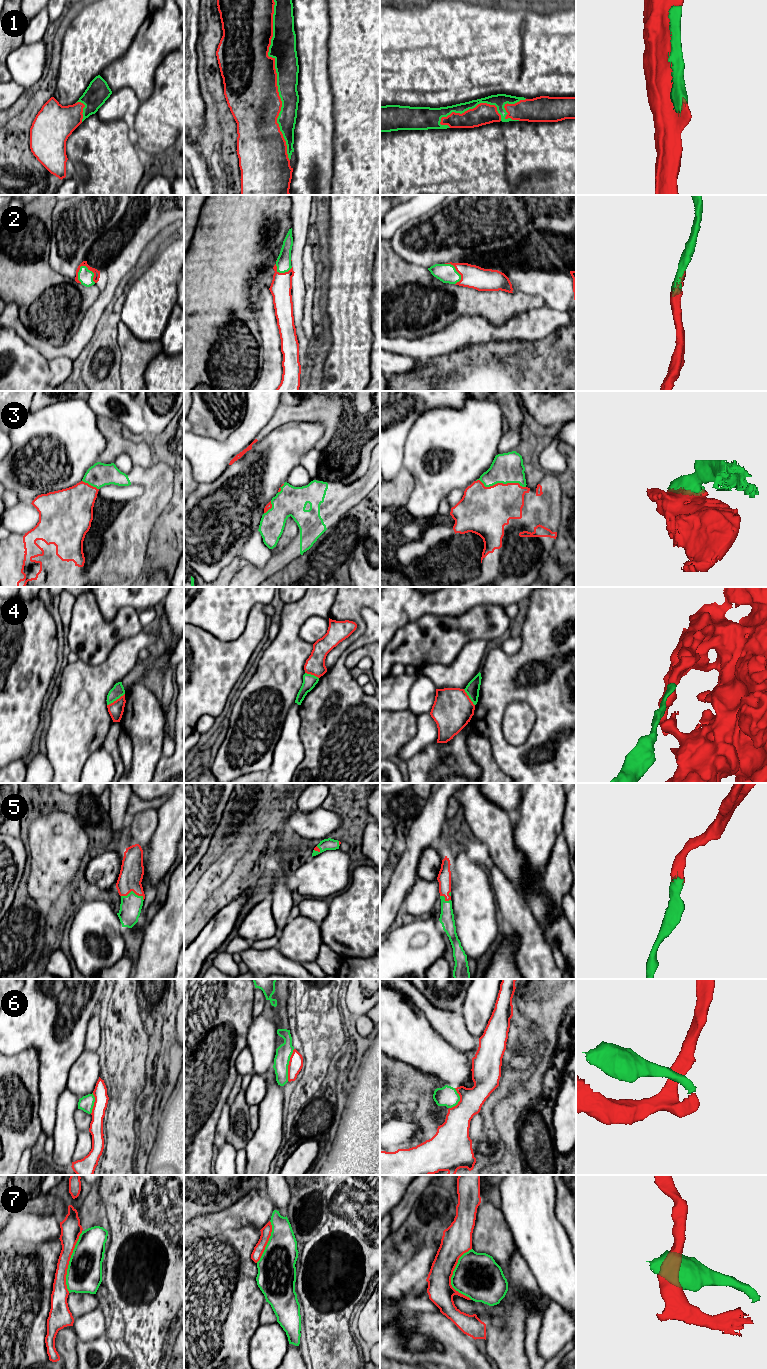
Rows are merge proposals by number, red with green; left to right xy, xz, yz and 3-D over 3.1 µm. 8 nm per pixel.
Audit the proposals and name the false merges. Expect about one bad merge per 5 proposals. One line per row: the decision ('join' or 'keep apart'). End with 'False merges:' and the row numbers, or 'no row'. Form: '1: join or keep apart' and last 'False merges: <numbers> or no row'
1: join
2: join
3: join
4: keep apart
5: join
6: join
7: keep apart
False merges: 4, 7

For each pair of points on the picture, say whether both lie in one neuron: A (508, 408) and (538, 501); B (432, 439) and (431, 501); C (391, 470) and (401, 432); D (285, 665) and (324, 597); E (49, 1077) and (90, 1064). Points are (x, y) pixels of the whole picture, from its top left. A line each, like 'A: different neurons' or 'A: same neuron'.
A: same neuron
B: same neuron
C: same neuron
D: same neuron
E: different neurons

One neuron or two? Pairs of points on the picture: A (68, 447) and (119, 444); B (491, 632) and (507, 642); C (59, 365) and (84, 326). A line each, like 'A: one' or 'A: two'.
A: two
B: two
C: one

